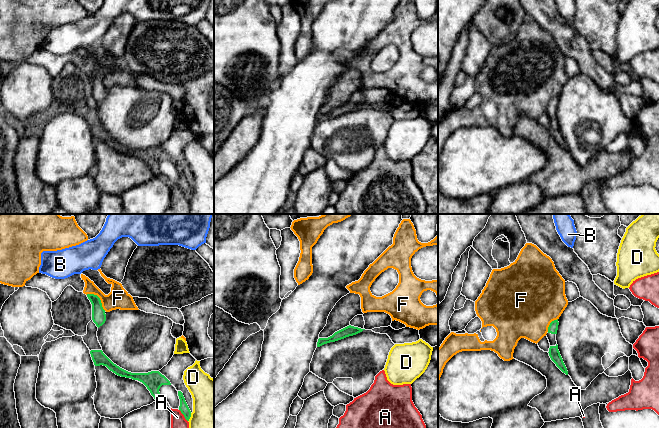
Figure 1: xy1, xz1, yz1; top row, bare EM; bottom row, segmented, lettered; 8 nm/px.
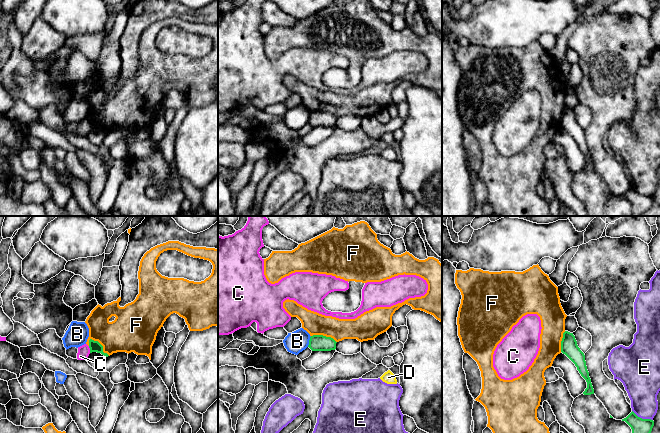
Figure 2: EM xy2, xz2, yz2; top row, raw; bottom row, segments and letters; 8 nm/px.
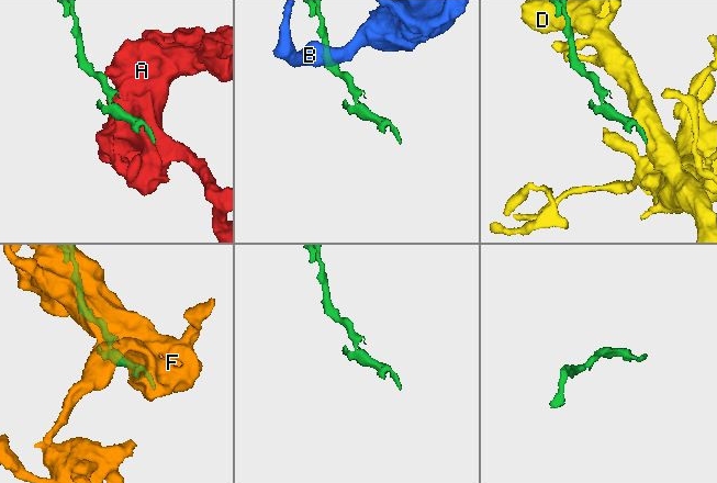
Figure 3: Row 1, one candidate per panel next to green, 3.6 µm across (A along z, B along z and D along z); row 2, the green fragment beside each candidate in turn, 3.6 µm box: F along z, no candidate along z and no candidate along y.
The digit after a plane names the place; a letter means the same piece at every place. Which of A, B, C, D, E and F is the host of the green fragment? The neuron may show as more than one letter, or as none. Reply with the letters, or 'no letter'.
no letter

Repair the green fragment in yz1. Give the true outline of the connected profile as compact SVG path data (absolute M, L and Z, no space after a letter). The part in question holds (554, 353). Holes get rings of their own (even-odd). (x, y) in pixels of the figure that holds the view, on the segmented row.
M558 319L554 320L550 323L549 327L548 327L548 332L546 334L549 343L550 343L550 348L549 348L549 356L551 358L551 360L556 364L556 366L566 375L568 375L568 371L567 368L563 362L563 359L560 355L560 352L558 350L558 345L557 345L557 341L556 341L556 334L557 334L557 330L558 330Z

